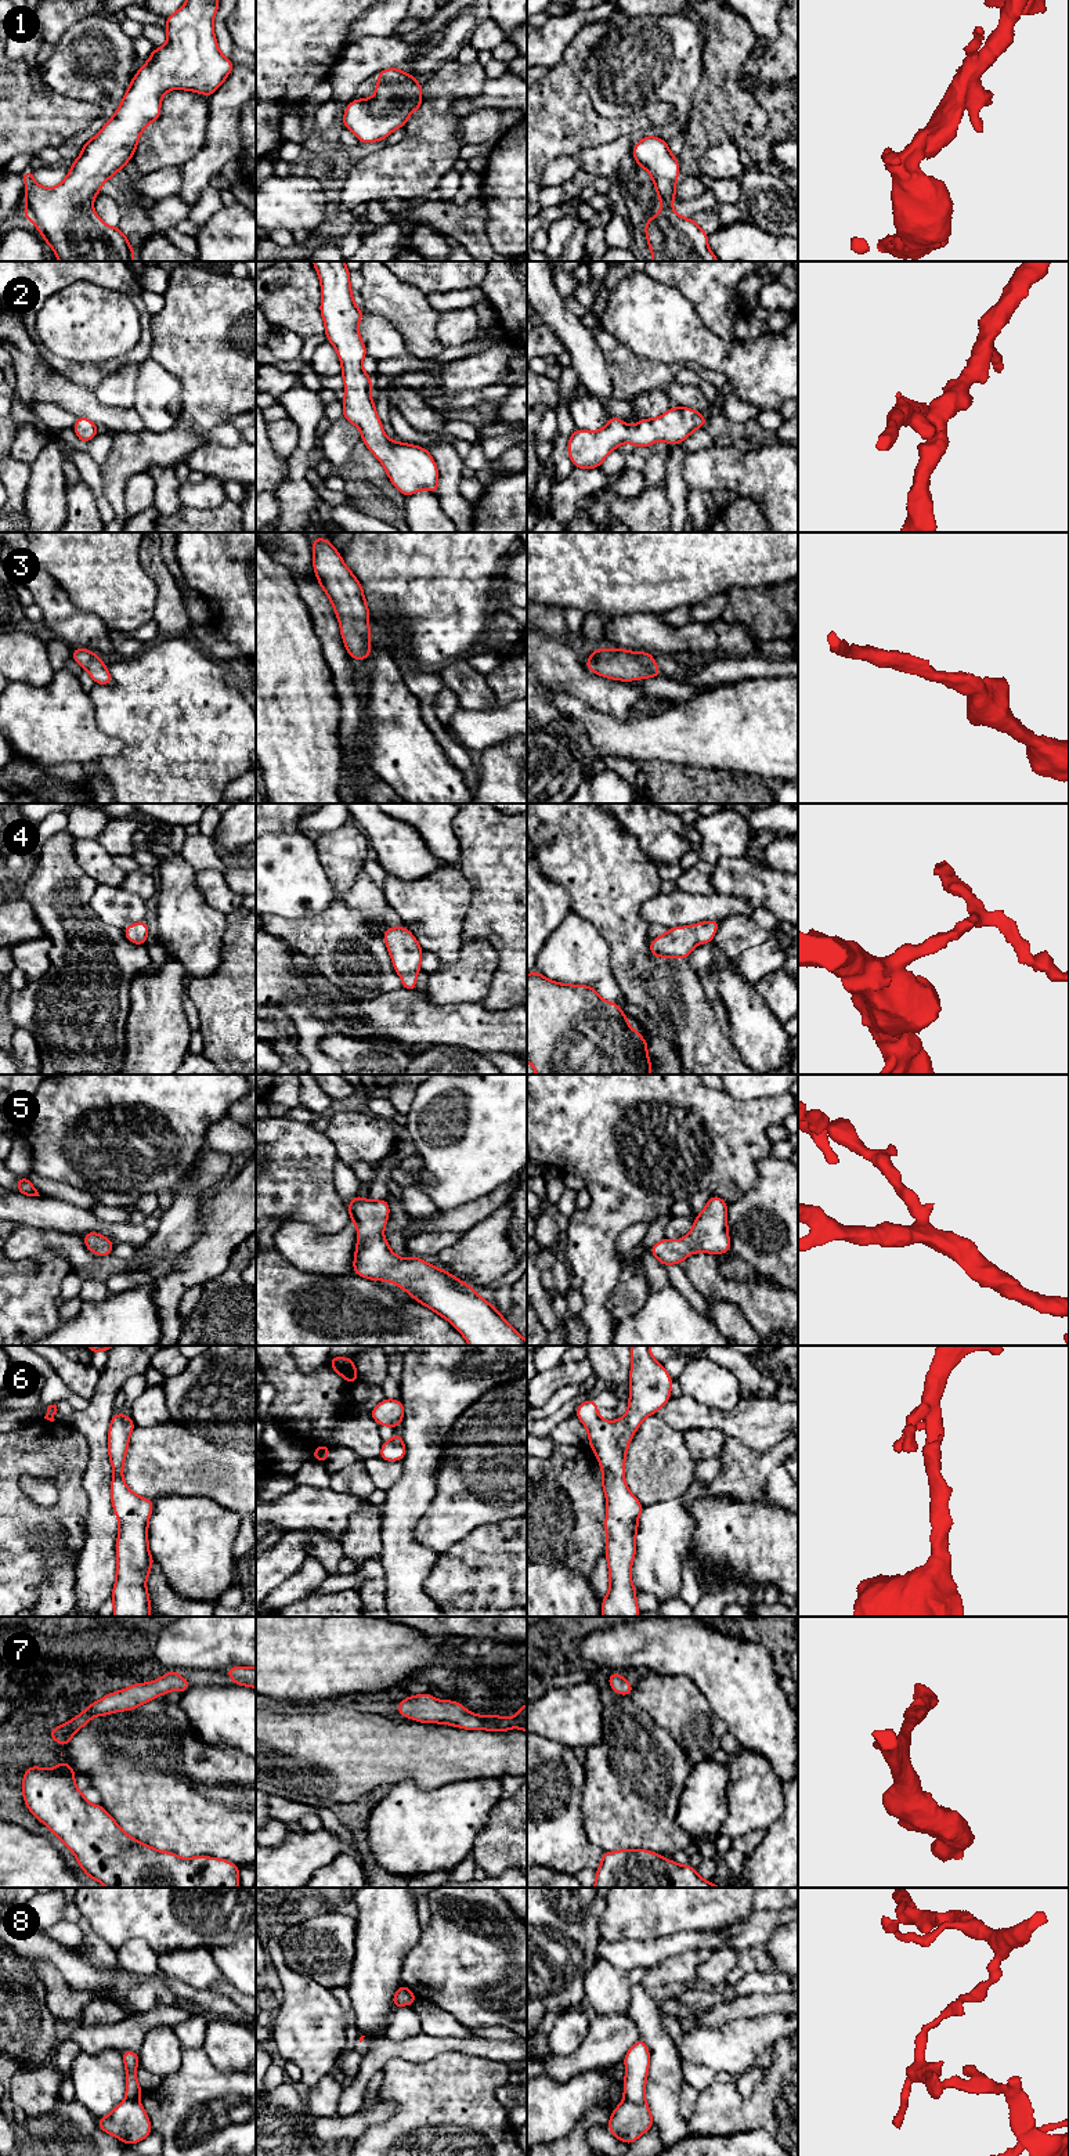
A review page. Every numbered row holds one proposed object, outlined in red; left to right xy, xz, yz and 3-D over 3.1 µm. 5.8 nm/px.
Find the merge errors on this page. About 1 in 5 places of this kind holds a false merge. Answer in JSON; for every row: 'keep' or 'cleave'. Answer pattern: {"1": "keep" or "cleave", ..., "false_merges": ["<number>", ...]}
{"1": "keep", "2": "keep", "3": "keep", "4": "keep", "5": "keep", "6": "keep", "7": "keep", "8": "cleave", "false_merges": ["8"]}

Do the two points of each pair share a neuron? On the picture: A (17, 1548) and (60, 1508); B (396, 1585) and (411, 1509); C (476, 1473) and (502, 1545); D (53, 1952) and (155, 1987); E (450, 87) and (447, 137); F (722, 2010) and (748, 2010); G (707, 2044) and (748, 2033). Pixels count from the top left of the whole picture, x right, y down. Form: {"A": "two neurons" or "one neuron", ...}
{"A": "one neuron", "B": "one neuron", "C": "two neurons", "D": "one neuron", "E": "one neuron", "F": "one neuron", "G": "one neuron"}

